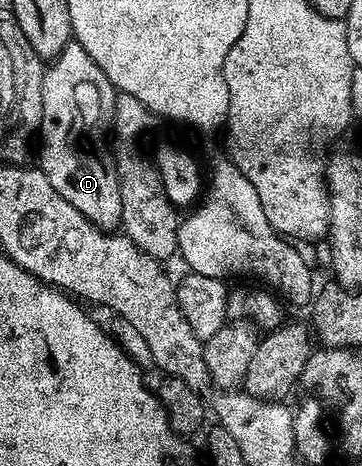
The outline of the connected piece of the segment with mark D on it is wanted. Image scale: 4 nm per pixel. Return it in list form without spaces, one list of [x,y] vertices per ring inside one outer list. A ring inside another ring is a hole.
[[[71,42],[42,74],[42,126],[36,164],[60,194],[97,228],[114,230],[122,223],[122,195],[114,157],[108,147],[116,89],[92,62],[84,46]]]

